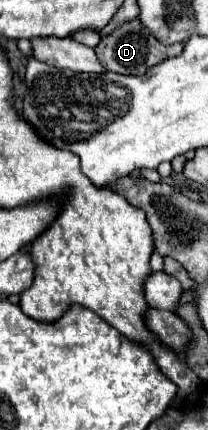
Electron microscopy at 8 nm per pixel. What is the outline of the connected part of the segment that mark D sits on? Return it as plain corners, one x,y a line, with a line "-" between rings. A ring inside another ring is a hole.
134,18
130,22
124,22
120,28
116,28
112,34
104,36
100,40
100,44
96,46
96,54
98,54
98,60
106,66
106,70
110,72
116,72
116,74
144,74
150,66
170,58
170,56
176,56
184,50
184,44
174,44
174,46
164,46
160,44
150,32
148,28
140,22
140,18

